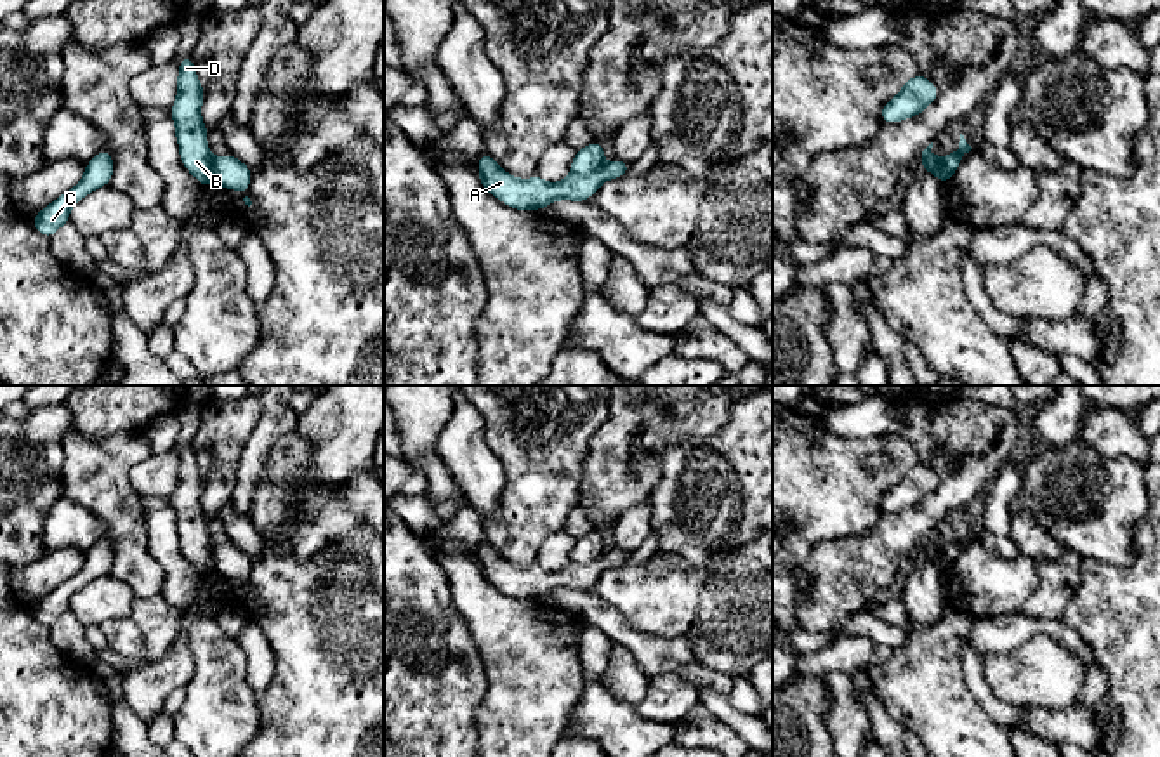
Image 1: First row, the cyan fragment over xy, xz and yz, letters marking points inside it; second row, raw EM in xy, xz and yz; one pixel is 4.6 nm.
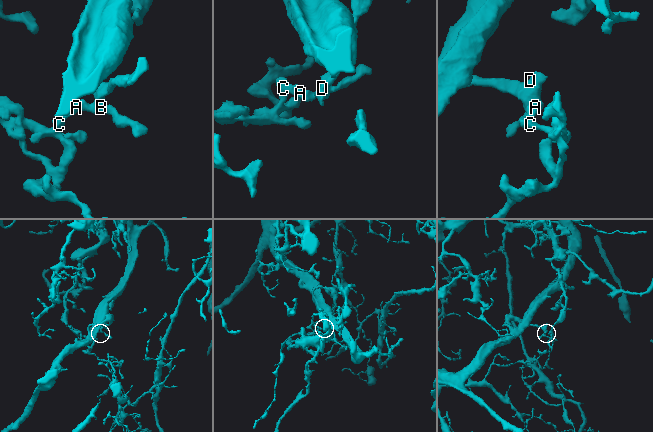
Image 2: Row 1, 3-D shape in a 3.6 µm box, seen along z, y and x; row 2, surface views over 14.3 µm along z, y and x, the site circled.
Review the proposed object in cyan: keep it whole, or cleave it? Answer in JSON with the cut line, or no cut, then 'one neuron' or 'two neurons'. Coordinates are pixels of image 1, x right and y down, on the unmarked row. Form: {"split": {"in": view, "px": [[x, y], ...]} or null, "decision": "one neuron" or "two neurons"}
{"split": {"in": "xz", "px": [[603, 552], [589, 563], [572, 563]]}, "decision": "two neurons"}

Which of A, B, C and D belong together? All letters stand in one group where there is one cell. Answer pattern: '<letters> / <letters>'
A C / B D

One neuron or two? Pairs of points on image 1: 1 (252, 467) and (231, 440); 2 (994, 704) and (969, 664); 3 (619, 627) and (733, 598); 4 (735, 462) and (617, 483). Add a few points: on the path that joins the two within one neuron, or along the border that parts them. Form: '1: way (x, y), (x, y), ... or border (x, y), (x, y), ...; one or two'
1: border (259, 415), (242, 452), (237, 485), (231, 492); two
2: way (983, 693), (973, 674); one
3: border (598, 598), (613, 606), (634, 629), (665, 639); two
4: border (665, 448), (662, 452), (662, 474), (646, 500); two

